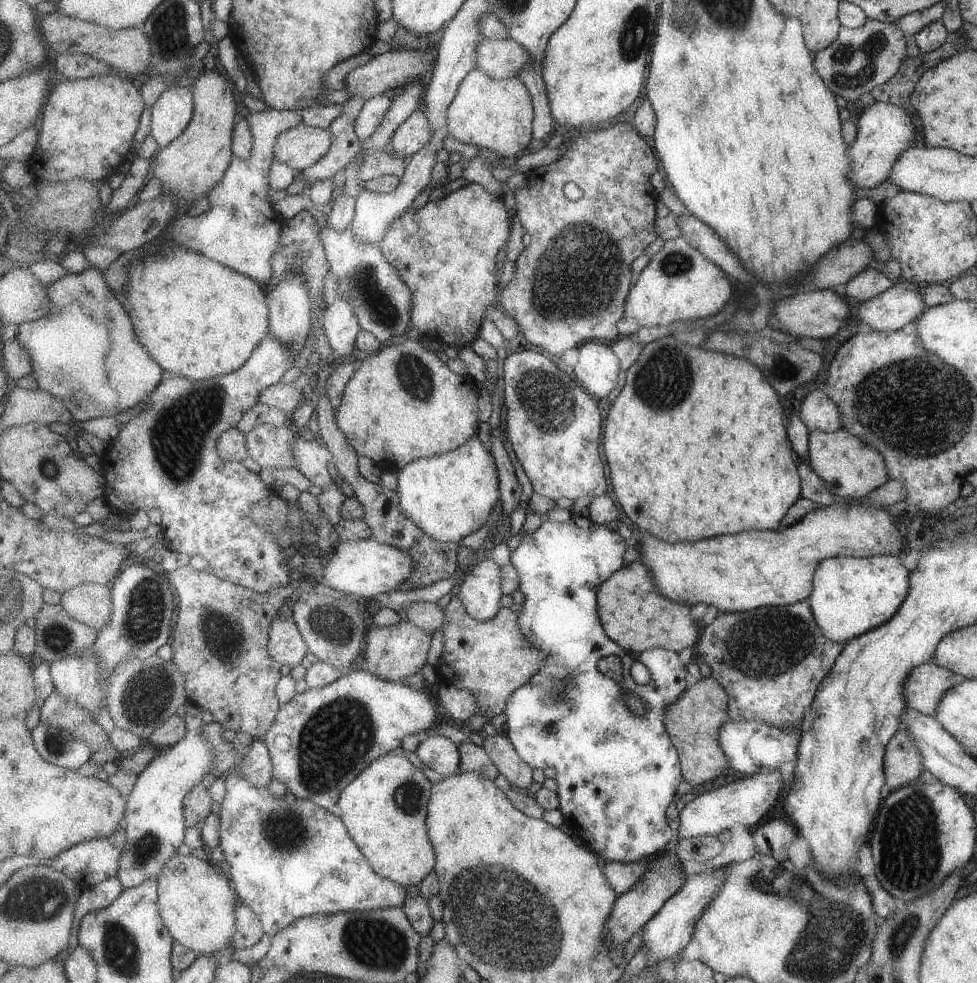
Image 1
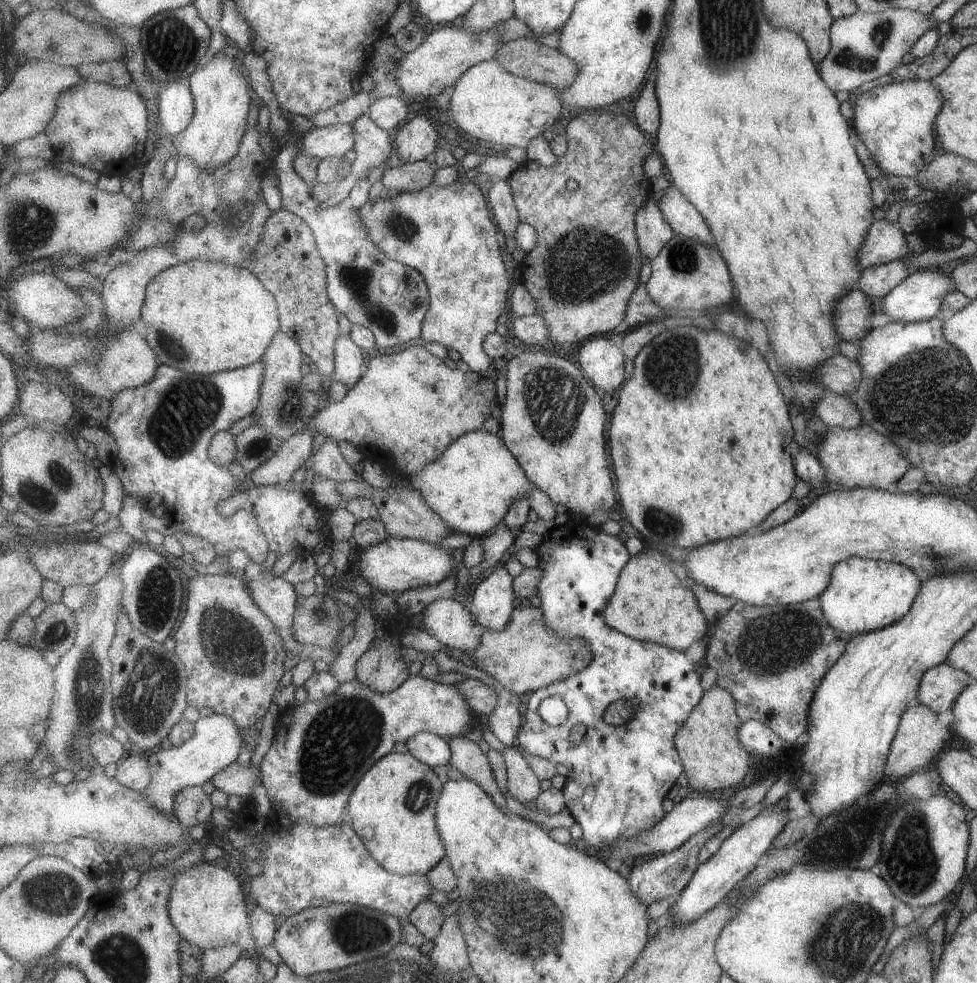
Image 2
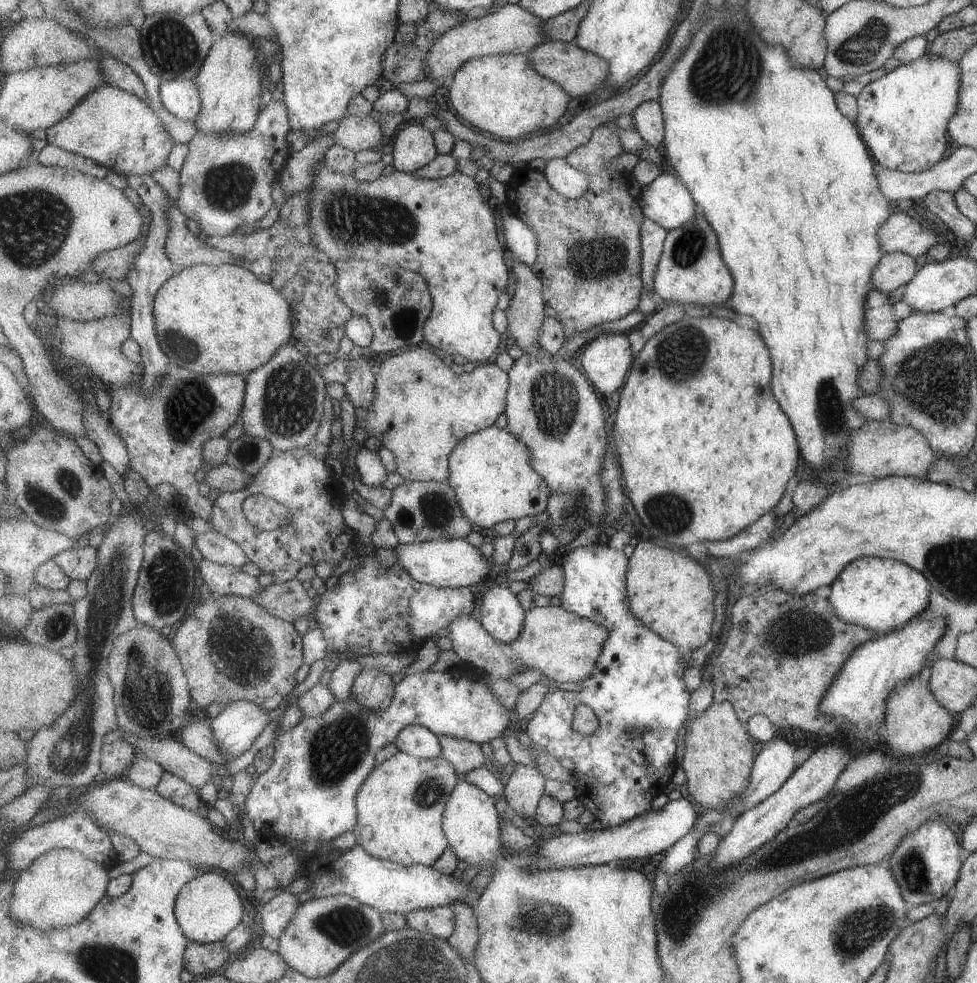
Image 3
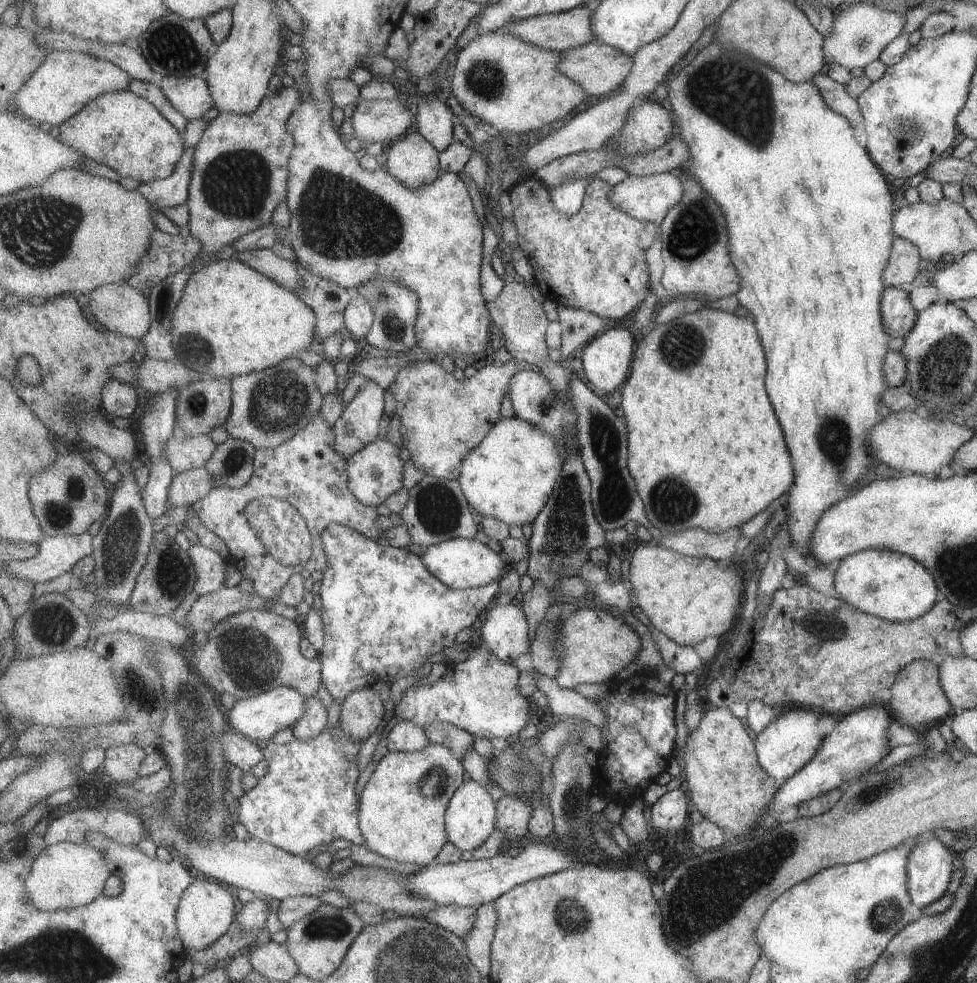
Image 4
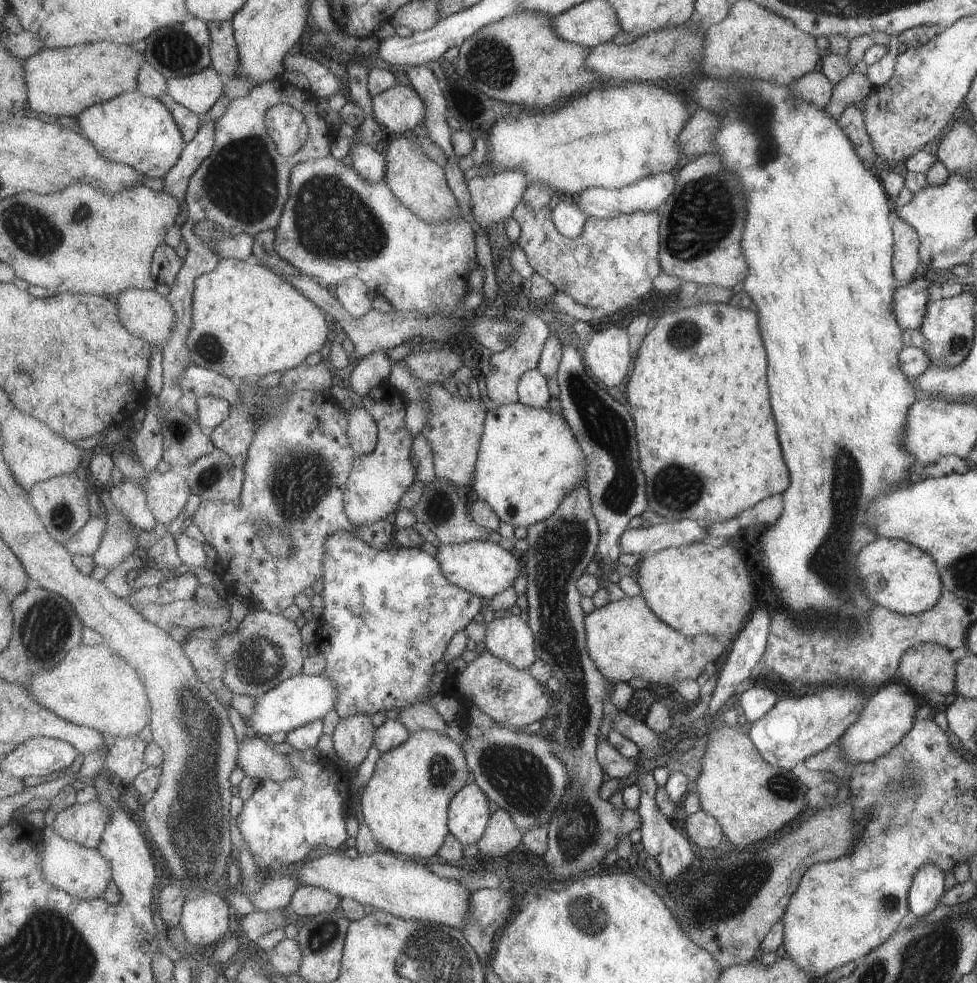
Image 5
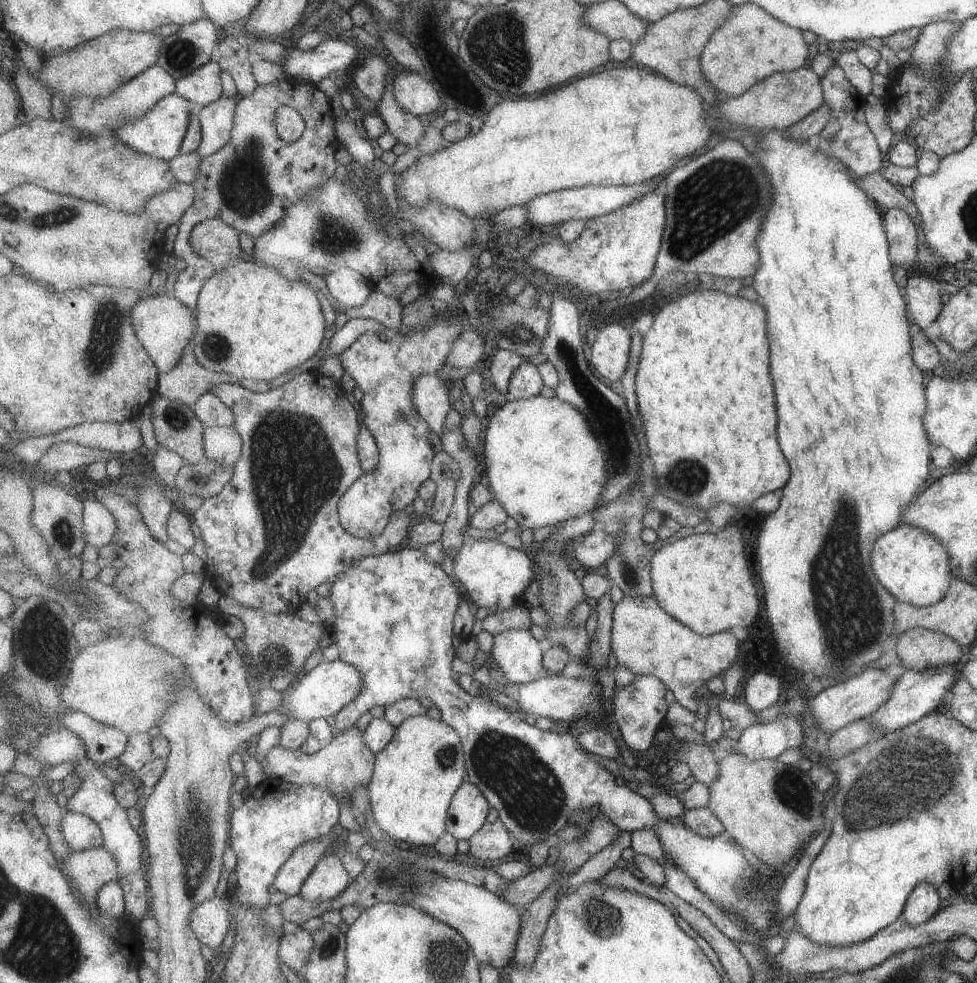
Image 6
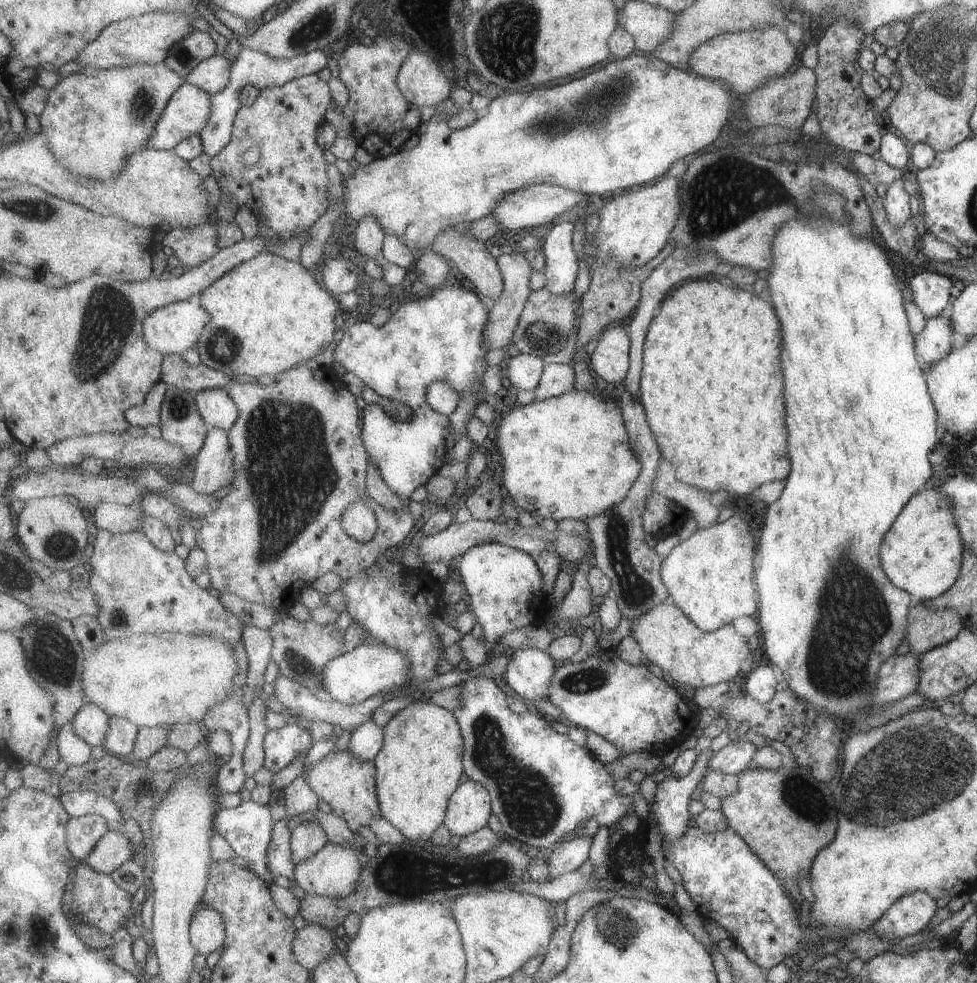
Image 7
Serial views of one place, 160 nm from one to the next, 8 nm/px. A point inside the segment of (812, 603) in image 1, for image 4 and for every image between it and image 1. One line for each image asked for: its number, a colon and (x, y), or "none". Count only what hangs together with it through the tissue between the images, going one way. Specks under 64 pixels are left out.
2: (863, 595)
3: (880, 594)
4: (890, 585)

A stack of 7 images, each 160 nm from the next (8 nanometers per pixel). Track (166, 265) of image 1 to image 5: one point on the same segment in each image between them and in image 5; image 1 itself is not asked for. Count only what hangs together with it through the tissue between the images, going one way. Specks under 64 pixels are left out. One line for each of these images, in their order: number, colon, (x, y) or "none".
2: (201, 317)
3: (212, 320)
4: (232, 320)
5: (248, 322)

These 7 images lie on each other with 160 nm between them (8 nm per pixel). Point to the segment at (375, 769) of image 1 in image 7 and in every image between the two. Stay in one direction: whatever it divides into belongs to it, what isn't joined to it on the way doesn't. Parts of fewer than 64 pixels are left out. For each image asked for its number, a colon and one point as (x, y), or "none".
2: (393, 808)
3: (401, 805)
4: (403, 806)
5: (405, 803)
6: (417, 774)
7: (420, 766)

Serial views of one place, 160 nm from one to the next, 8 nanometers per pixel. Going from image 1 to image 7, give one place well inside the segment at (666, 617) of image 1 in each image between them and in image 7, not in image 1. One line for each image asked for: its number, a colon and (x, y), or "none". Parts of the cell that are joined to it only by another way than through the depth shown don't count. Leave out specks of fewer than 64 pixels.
2: (651, 603)
3: (670, 592)
4: (687, 598)
5: (699, 589)
6: (702, 580)
7: (710, 576)

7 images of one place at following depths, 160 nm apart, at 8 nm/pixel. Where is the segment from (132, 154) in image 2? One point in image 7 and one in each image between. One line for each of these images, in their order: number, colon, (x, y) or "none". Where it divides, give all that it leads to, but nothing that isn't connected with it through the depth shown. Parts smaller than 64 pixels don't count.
3: (116, 129)
4: (122, 130)
5: (136, 129)
6: (160, 133)
7: (188, 112)

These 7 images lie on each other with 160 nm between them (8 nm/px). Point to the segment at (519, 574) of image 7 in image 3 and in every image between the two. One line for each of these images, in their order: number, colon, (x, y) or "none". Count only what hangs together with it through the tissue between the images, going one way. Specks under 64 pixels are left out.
3: (454, 563)
4: (462, 563)
5: (484, 568)
6: (495, 575)

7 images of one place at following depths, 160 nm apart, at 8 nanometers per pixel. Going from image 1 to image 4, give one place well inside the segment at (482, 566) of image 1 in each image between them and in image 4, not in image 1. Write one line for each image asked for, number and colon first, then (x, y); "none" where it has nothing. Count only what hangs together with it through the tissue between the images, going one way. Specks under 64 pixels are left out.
2: (493, 601)
3: (501, 612)
4: (506, 631)

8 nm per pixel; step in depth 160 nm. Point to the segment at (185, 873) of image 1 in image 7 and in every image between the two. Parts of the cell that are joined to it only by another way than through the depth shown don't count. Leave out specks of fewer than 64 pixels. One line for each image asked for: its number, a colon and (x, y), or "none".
2: (207, 906)
3: (208, 908)
4: (206, 911)
5: (208, 918)
6: (210, 921)
7: (208, 930)

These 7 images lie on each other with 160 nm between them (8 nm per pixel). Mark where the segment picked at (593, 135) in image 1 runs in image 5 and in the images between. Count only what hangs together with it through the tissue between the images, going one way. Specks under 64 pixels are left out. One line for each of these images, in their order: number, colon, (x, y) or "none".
2: (586, 266)
3: (590, 249)
4: (596, 260)
5: (613, 264)

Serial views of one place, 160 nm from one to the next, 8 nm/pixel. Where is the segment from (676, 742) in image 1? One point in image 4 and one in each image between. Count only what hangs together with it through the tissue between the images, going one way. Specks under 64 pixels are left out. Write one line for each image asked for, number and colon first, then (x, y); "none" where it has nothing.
2: (713, 758)
3: (717, 760)
4: (726, 782)

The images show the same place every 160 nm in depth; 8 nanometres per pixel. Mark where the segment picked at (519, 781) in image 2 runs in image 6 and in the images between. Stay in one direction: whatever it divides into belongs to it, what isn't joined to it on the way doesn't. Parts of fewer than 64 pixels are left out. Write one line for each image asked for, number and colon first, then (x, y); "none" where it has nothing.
3: (525, 788)
4: (513, 813)
5: (502, 836)
6: (494, 841)

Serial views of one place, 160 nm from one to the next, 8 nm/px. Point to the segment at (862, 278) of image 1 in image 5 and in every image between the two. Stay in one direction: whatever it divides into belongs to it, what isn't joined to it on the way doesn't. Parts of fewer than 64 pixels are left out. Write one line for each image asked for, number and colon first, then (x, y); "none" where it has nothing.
2: (877, 280)
3: (894, 269)
4: (901, 271)
5: (905, 262)

